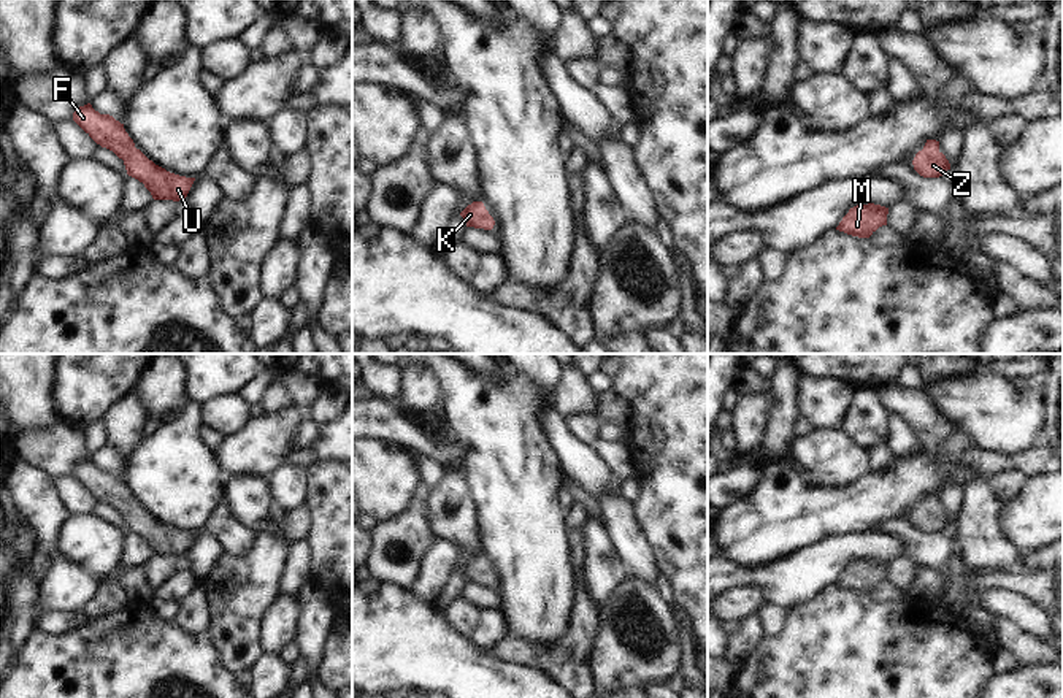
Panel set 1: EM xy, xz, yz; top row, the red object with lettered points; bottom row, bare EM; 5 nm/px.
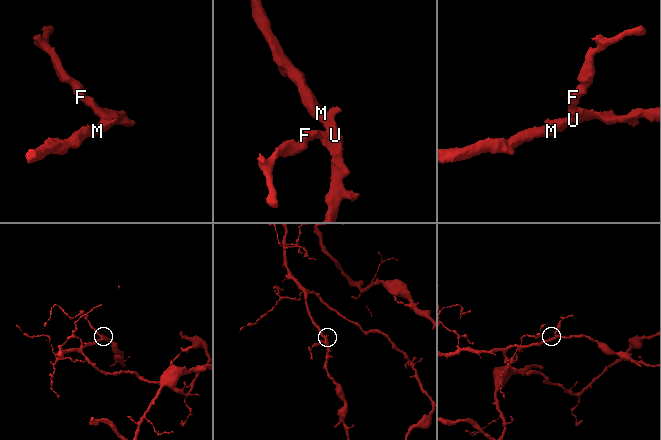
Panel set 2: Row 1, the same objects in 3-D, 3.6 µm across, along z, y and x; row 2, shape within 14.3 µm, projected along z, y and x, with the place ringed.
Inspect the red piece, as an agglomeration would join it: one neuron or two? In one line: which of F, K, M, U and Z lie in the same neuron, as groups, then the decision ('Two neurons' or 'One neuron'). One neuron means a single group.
Groups: F K M U Z. One neuron

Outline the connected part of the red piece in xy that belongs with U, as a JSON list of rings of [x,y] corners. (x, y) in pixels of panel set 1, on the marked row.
[[[90,103],[73,113],[73,121],[102,148],[113,151],[124,160],[127,174],[138,179],[151,192],[154,200],[184,200],[195,181],[167,171],[149,160],[124,128],[124,124],[109,114],[100,114]]]

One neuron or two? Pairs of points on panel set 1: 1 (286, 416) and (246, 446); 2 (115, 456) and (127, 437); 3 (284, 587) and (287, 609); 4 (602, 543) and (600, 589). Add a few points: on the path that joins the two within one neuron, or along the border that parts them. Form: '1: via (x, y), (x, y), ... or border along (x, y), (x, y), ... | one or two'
1: via (276, 425), (256, 446) | one
2: border along (107, 444), (124, 457), (115, 471) | two
3: border along (278, 595), (295, 597) | two
4: via (597, 554), (600, 578) | one

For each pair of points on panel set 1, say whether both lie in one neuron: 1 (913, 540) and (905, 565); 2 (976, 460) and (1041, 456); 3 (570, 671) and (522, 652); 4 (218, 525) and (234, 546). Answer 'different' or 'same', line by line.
1: different
2: same
3: same
4: same

